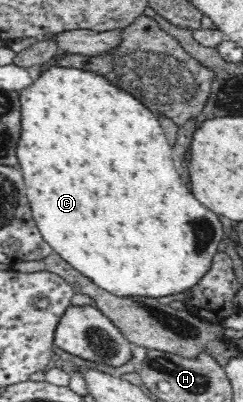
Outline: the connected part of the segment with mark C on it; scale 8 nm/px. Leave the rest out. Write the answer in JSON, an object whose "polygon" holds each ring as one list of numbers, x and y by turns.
{"polygon":[[56,62,50,64,45,72,34,80,32,85,24,88,20,94,20,120,22,132,16,148,18,166,22,173,26,196,33,212,33,219,43,236,43,239,57,252,68,264,76,268,103,290,118,296,172,296,186,292,193,288,203,274,208,272,214,255,218,252,218,245,223,238,222,222,220,218,202,206,190,188,184,184,182,176,178,174,174,160,172,160,172,146,164,136,164,130,158,123,158,116,145,104,142,104,134,95,120,89,110,80,94,71,81,70,80,68,66,68,58,66]]}

